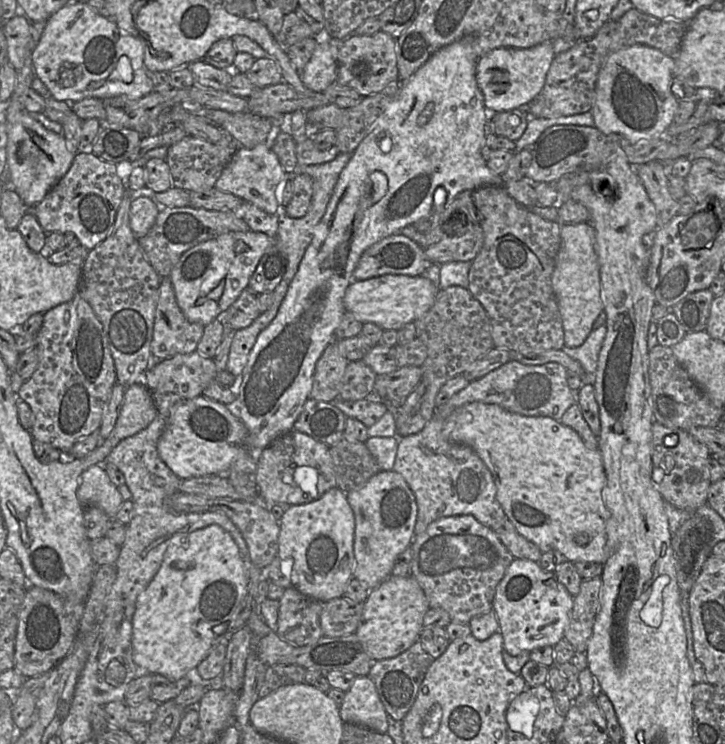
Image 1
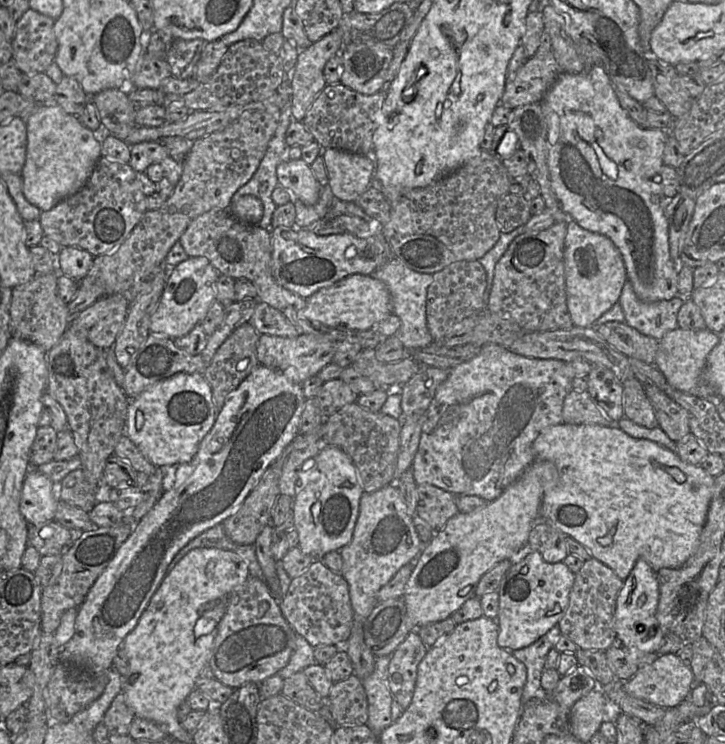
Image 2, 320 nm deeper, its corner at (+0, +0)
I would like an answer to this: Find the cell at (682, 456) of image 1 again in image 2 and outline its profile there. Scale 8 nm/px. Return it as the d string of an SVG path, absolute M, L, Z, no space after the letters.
M637 378L626 380L623 386L624 416L634 423L653 429L658 427L654 409Z

